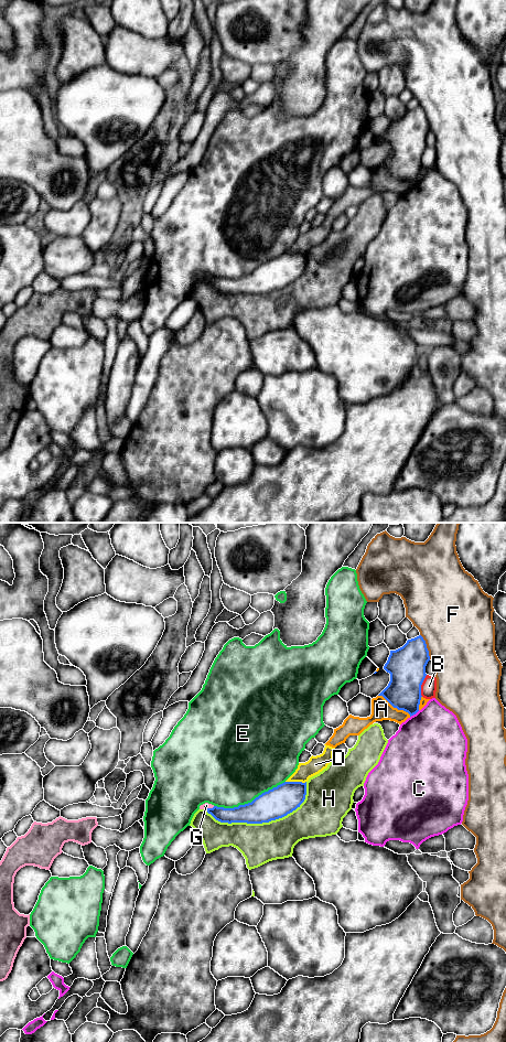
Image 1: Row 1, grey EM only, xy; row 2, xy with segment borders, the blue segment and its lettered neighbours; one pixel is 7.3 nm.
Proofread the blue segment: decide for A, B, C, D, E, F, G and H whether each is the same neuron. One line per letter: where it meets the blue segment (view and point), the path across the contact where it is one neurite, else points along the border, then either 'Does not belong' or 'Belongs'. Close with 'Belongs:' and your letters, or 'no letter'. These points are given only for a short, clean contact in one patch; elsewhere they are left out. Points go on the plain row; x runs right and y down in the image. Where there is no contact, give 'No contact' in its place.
A: Touches blue at xy (395, 178). Does not belong
B: Touches blue at xy (420, 157). Does not belong
C: Touches blue at xy (415, 184). Boundary: xy (419, 181), (410, 188). Does not belong
D: Touches blue at xy (295, 253). Does not belong
E: Touches blue at xy (249, 274). Does not belong
F: Touches blue at xy (426, 117). Does not belong
G: Touches blue at xy (210, 279). Boundary: xy (214, 277), (205, 280). Does not belong
H: Touches blue at xy (262, 292). Does not belong
Belongs: no letter

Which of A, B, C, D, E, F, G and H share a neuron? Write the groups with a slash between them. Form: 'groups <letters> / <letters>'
groups A D G / B / C / E / F / H

